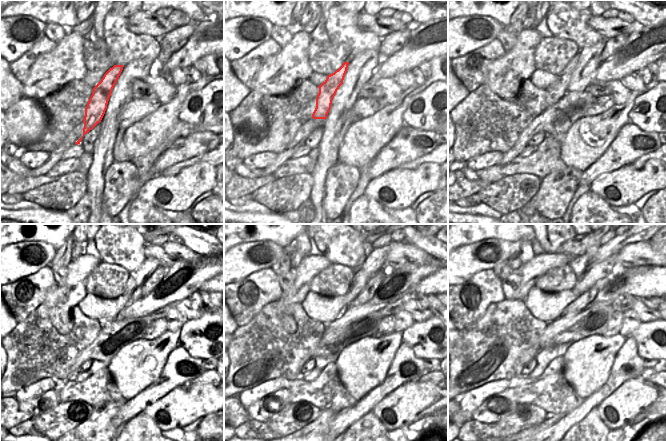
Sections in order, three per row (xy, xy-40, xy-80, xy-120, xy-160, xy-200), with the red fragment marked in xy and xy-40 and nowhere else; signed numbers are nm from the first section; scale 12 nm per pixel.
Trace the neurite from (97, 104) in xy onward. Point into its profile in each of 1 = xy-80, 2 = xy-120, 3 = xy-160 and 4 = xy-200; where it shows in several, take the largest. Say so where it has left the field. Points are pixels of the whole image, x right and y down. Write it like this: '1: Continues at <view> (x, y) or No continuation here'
1: Continues at xy-80 (556, 91)
2: Continues at xy-120 (131, 283)
3: Continues at xy-160 (360, 279)
4: Continues at xy-200 (598, 271).

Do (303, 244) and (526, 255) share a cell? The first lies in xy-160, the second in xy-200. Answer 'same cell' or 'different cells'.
same cell

